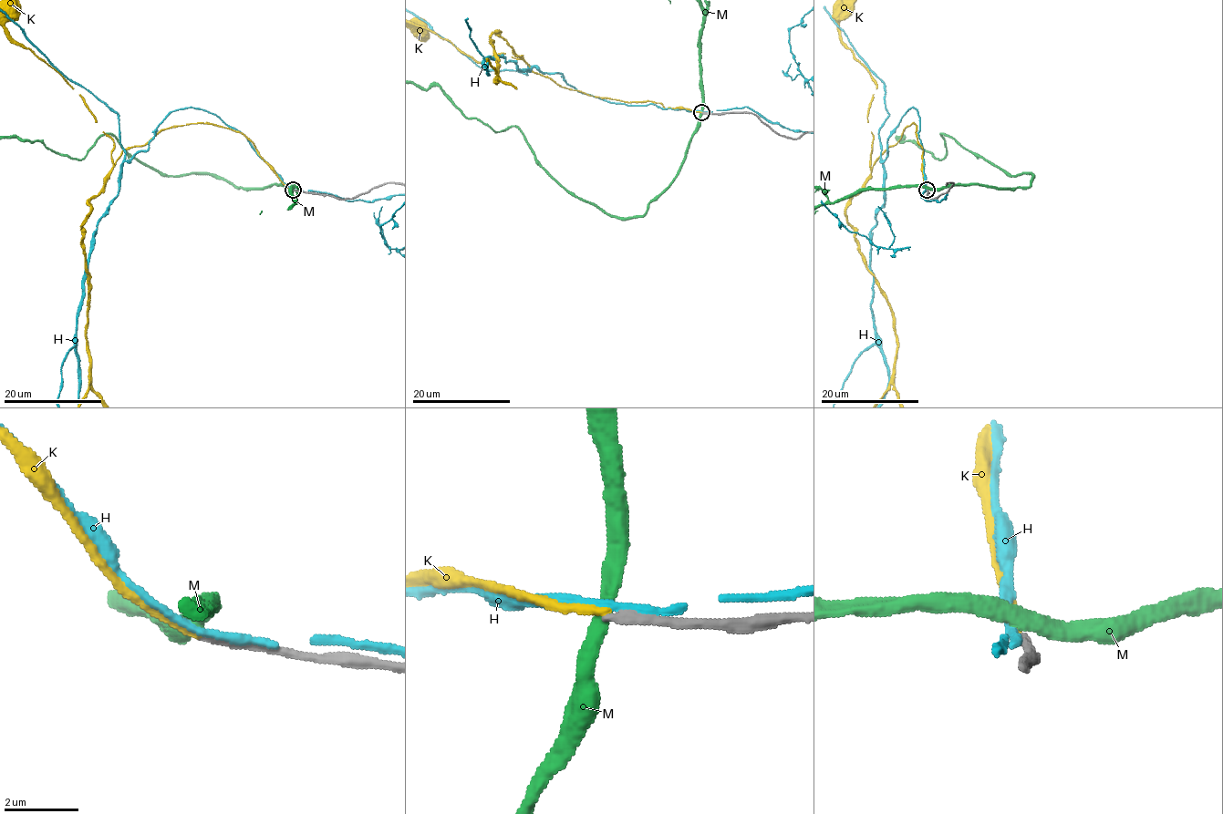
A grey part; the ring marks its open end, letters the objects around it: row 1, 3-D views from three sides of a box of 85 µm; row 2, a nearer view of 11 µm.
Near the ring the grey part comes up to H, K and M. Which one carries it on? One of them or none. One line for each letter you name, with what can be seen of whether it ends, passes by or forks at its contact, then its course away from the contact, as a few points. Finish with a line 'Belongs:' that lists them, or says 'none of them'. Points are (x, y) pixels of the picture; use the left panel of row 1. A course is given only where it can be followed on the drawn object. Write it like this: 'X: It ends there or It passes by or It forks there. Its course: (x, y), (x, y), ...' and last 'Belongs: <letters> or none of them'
K: It ends there
Belongs: K

